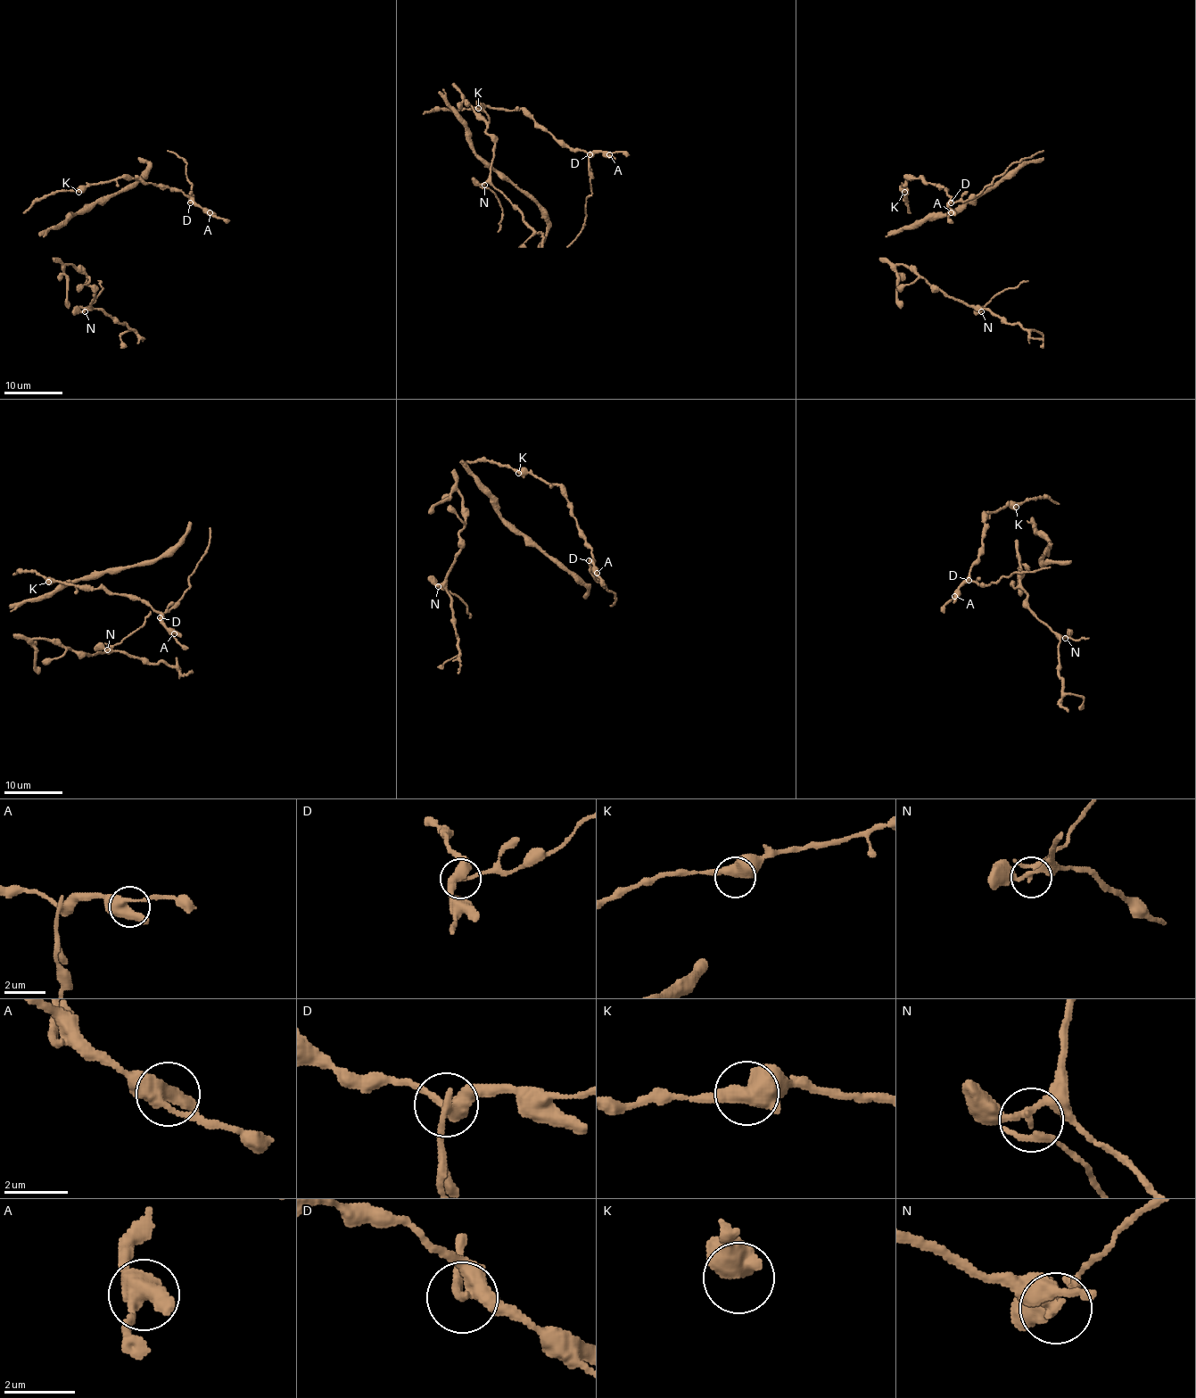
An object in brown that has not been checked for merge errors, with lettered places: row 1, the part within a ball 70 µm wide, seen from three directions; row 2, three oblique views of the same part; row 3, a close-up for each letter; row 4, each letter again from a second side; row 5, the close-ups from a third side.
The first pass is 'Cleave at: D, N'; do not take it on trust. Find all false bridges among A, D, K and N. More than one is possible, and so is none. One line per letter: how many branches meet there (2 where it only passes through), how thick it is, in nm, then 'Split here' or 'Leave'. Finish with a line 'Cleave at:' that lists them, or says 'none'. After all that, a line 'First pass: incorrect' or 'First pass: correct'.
A: Branches: 3. Thickness 480 nm. Leave
D: Branches: 3. Thickness 360 nm. Split here
K: Branches: 3. Thickness 400 nm. Leave
N: Branches: 4. Thickness 200 nm. Split here
Cleave at: D, N
First pass: correct

